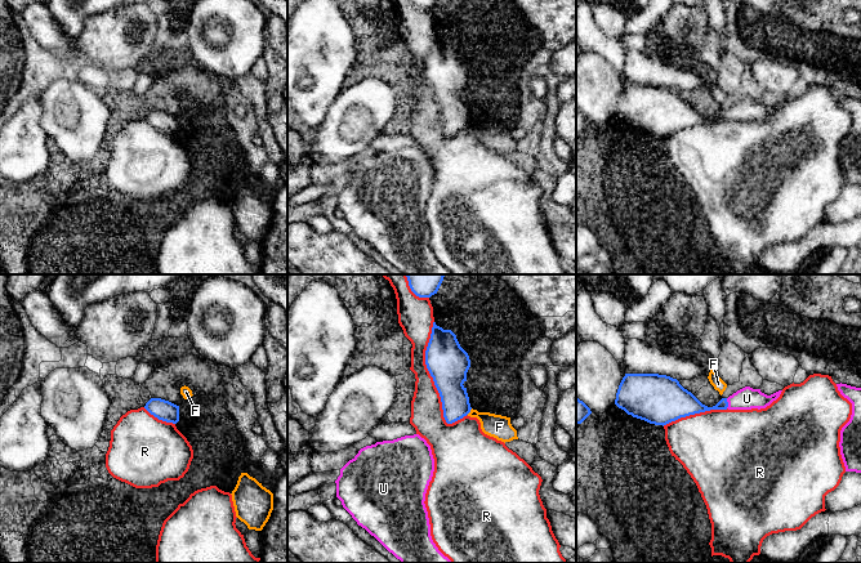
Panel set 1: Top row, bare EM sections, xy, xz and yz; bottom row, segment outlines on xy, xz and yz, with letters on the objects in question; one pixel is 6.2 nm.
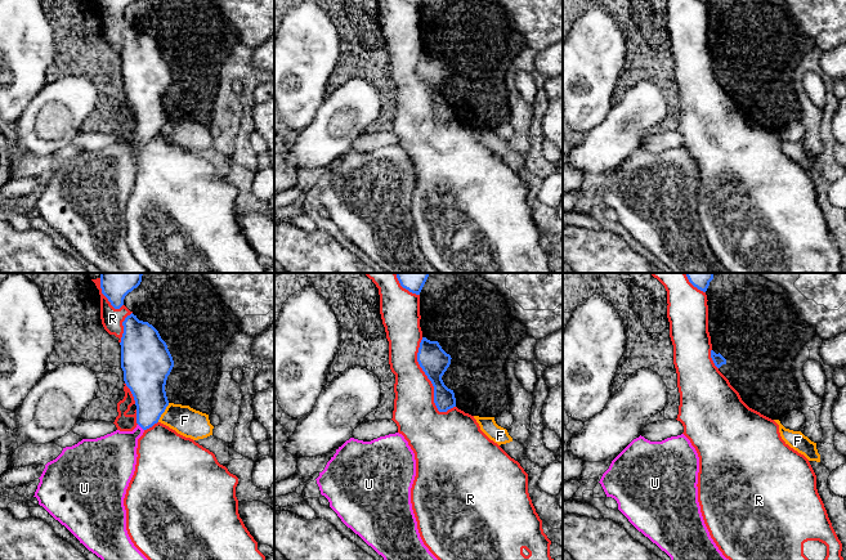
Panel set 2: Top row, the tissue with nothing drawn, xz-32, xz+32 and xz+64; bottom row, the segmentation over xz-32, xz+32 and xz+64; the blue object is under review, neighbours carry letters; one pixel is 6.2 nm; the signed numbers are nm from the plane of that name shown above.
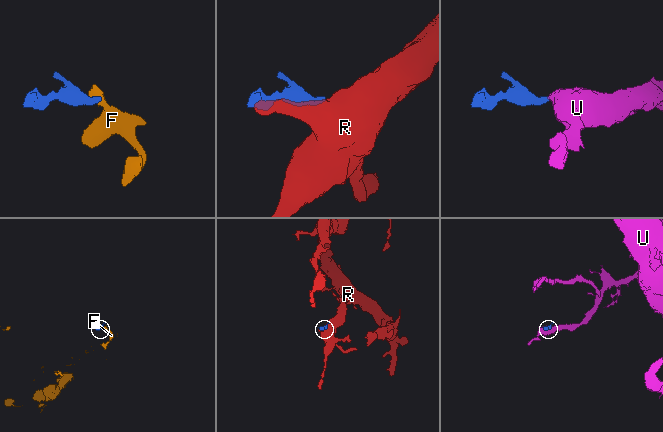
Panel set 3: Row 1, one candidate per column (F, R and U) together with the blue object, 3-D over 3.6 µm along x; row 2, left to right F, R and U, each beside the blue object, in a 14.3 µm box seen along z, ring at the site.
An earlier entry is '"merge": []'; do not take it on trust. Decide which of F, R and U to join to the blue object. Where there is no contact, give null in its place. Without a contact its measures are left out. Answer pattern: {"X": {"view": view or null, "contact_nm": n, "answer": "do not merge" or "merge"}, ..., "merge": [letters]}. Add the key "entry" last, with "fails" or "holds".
{"F": {"view": "xz", "contact_nm": 50, "answer": "do not merge"}, "R": {"view": "xz", "contact_nm": 650, "answer": "do not merge"}, "U": {"view": "yz", "contact_nm": 60, "answer": "merge"}, "merge": ["U"], "entry": "fails"}

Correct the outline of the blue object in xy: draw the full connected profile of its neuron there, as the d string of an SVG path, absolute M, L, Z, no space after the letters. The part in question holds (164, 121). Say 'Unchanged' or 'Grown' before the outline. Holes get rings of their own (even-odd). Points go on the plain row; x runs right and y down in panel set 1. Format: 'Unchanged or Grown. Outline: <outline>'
Unchanged. Outline: M151 110L144 120L157 129L159 131L177 135L179 133L179 117L161 111L161 110Z

